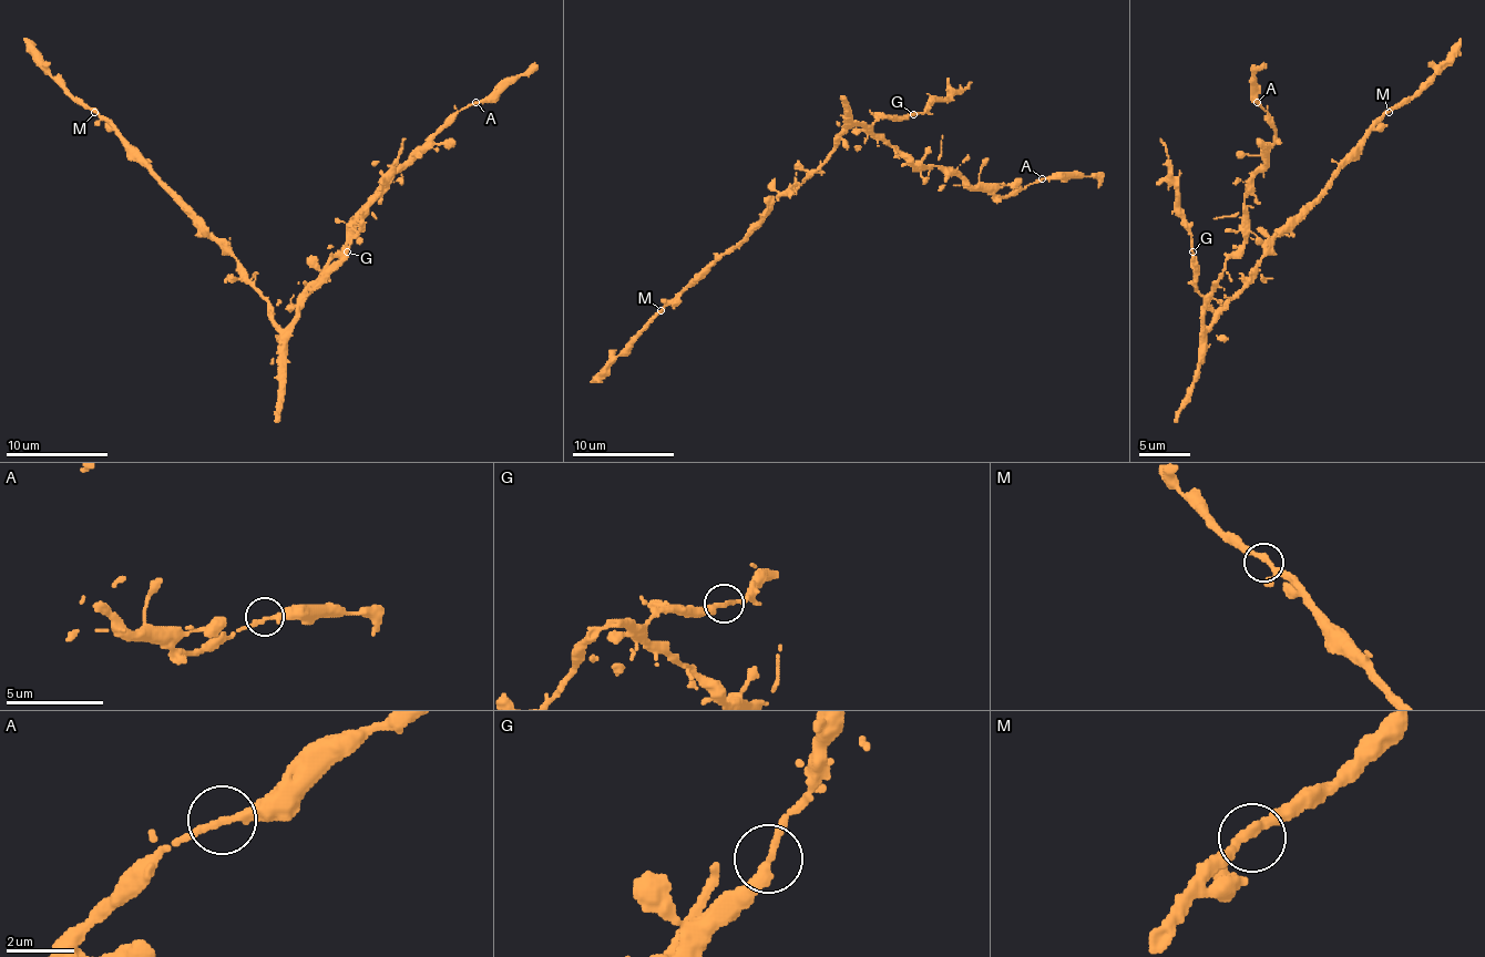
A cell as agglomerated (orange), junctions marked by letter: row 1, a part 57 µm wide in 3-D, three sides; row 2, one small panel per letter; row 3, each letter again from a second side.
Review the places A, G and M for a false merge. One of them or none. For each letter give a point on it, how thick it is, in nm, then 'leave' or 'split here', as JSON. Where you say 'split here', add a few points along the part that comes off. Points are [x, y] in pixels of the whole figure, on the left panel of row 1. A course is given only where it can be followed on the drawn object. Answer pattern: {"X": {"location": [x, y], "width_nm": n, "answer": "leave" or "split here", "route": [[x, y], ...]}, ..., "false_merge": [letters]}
{"A": {"location": [475, 102], "width_nm": 240, "answer": "leave"}, "G": {"location": [347, 251], "width_nm": 260, "answer": "leave"}, "M": {"location": [94, 112], "width_nm": 280, "answer": "leave"}, "false_merge": []}

